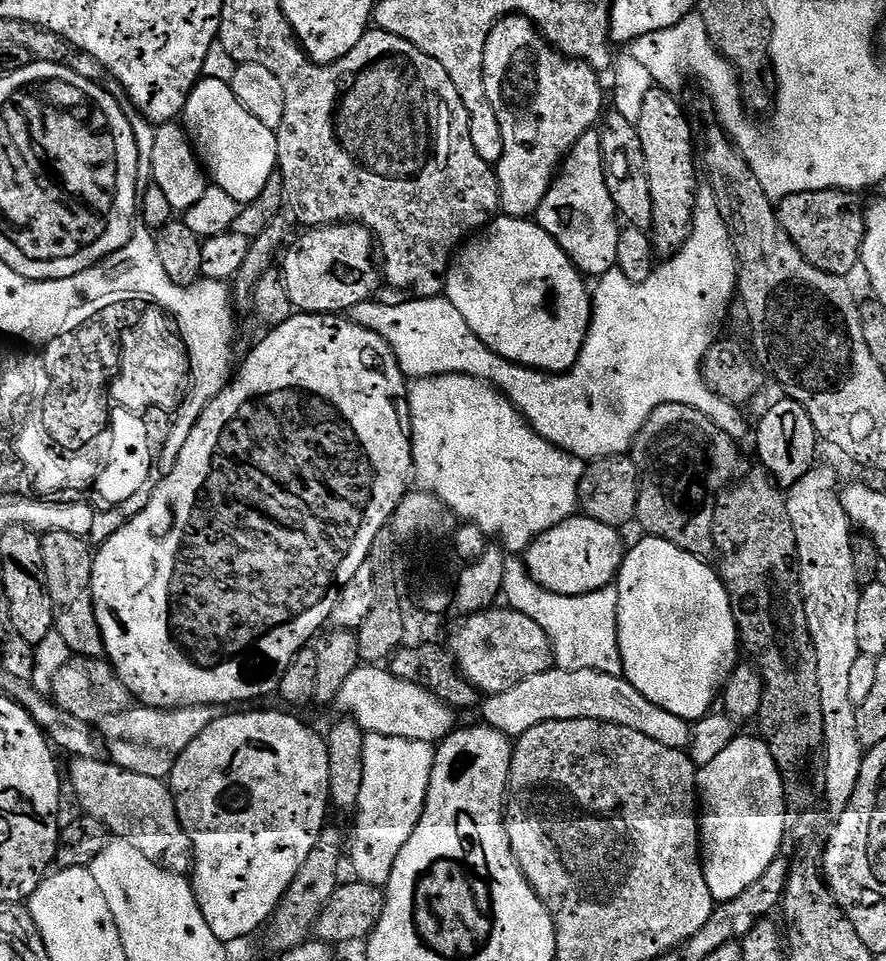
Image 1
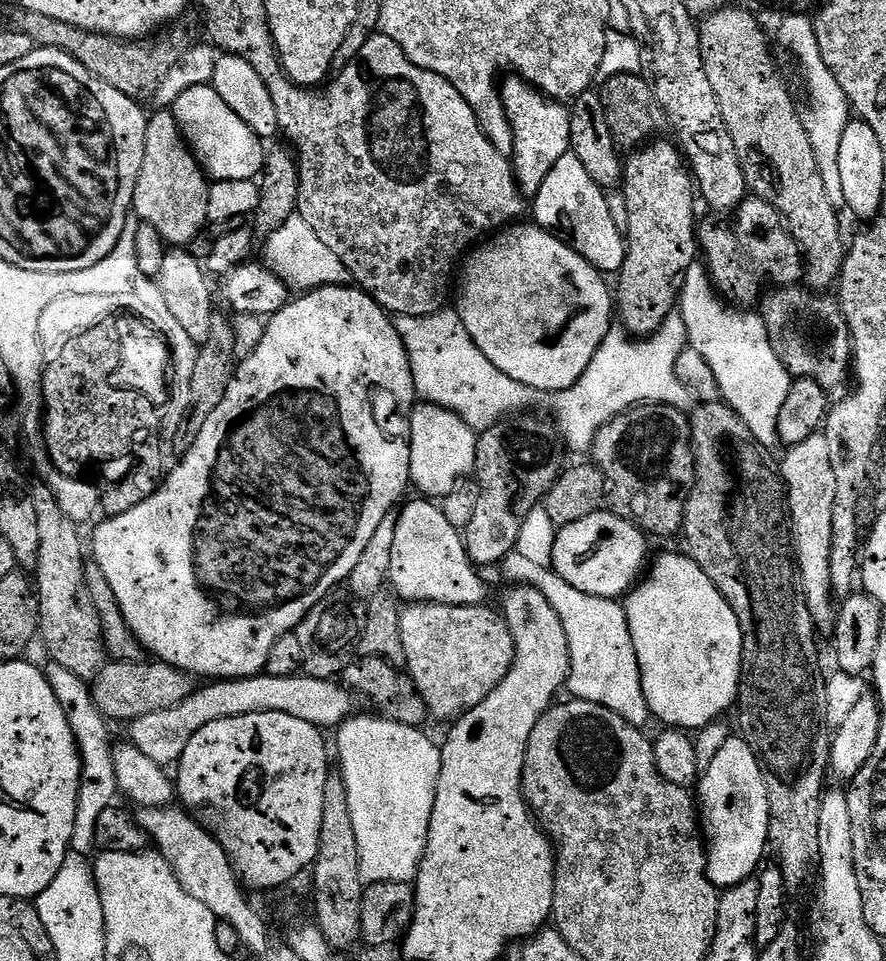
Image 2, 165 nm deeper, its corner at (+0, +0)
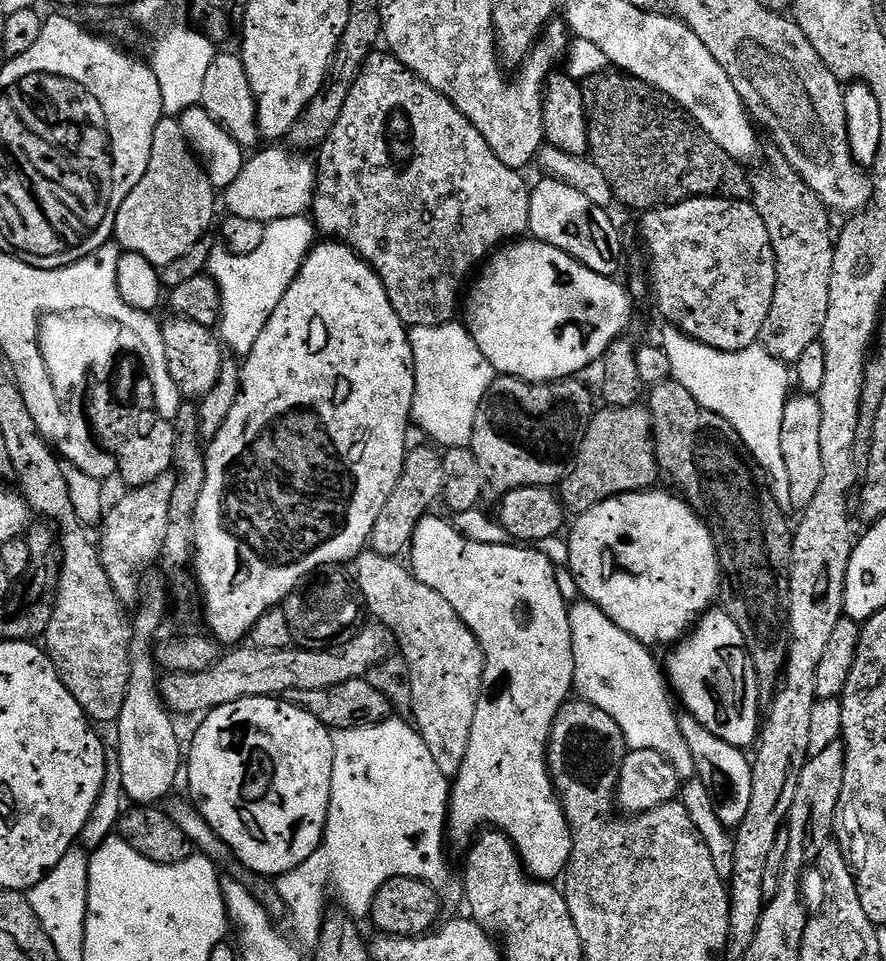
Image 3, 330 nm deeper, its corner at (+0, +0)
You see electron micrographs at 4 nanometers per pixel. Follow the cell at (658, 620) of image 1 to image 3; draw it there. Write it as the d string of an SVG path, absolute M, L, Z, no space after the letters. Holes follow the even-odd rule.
M709 610L671 649L666 664L666 679L671 691L680 695L687 715L698 718L710 734L730 742L735 748L751 749L762 727L760 679L744 647L742 630L723 610ZM717 611L717 612L716 612ZM673 651L673 652L672 652Z

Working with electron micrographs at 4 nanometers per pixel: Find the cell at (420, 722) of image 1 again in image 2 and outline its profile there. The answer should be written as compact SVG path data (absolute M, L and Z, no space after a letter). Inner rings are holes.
M261 674L240 680L221 680L205 683L195 689L191 697L170 710L146 714L131 721L130 740L138 746L142 754L166 767L175 765L189 745L190 738L208 726L224 718L245 717L246 714L277 712L290 714L290 718L302 718L315 728L332 730L353 715L354 696L347 687L336 685L335 679L319 680L313 676L297 674L294 676L269 676Z

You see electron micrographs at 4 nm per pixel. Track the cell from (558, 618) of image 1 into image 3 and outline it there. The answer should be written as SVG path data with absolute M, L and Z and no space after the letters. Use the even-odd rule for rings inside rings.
M576 602L569 607L572 649L574 650L575 691L590 701L598 710L606 710L624 735L629 749L658 750L664 758L676 767L682 778L696 776L694 758L686 738L682 738L680 719L672 710L670 685L665 673L652 657L653 649L638 642L622 626L614 626L596 604Z

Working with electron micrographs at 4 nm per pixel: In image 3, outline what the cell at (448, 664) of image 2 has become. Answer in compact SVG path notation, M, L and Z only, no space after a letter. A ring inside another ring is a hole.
M365 550L354 561L354 579L360 589L363 607L367 611L369 608L376 615L373 617L391 630L396 637L399 655L408 663L412 687L411 719L416 731L426 742L438 770L442 770L444 776L455 778L458 770L462 770L462 762L466 762L466 746L470 746L470 726L474 726L474 710L478 710L482 690L484 651L466 622L458 618L454 606L450 606L450 602L446 602L438 590L430 590L430 586L418 582L418 578L399 562L399 559Z

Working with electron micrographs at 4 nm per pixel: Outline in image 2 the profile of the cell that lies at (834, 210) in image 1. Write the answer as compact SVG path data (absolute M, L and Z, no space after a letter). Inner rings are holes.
M748 198L736 209L734 219L736 228L708 224L698 232L698 248L702 260L705 260L703 263L715 291L721 297L736 306L755 305L769 287L768 283L772 283L772 286L796 286L801 283L804 258L795 238L788 233L784 221L780 219L780 212L765 200Z

